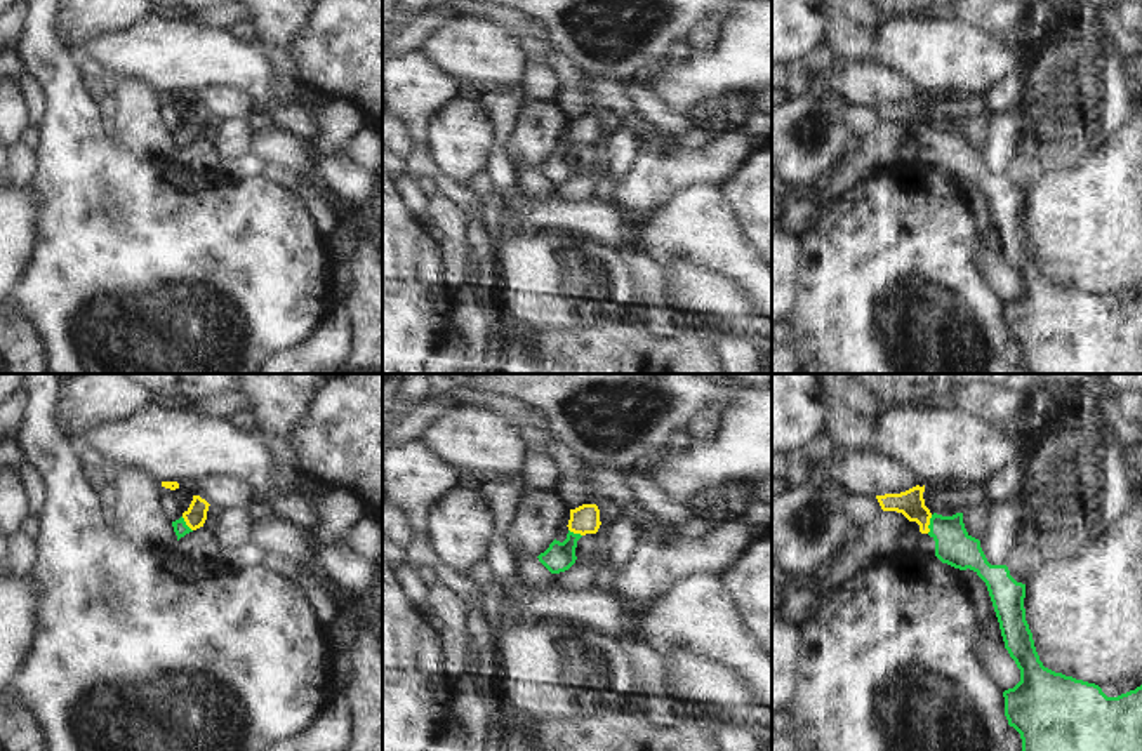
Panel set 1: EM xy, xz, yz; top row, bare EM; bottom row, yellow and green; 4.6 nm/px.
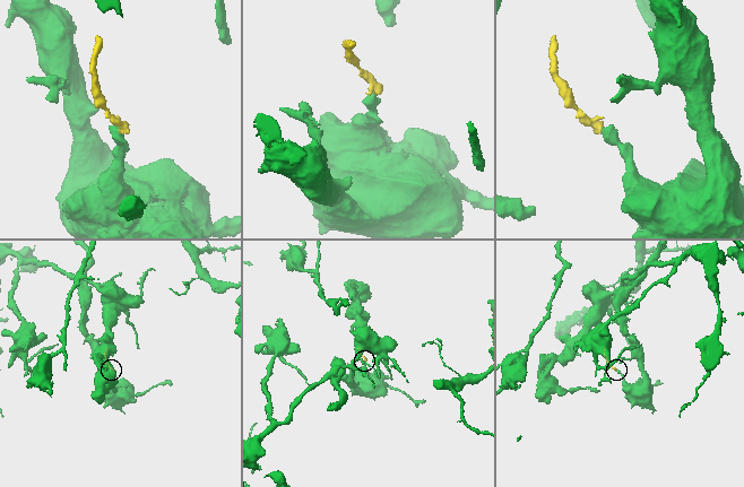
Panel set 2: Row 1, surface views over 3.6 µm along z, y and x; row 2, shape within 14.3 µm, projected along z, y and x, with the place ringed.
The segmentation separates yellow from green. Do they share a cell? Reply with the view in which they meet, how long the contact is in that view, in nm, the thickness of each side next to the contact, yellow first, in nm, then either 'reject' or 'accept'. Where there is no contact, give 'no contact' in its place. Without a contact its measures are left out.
meets yellow in yz; contact 90 nm long; 120 nm thick on the yellow side, 170 nm on the other; accept

